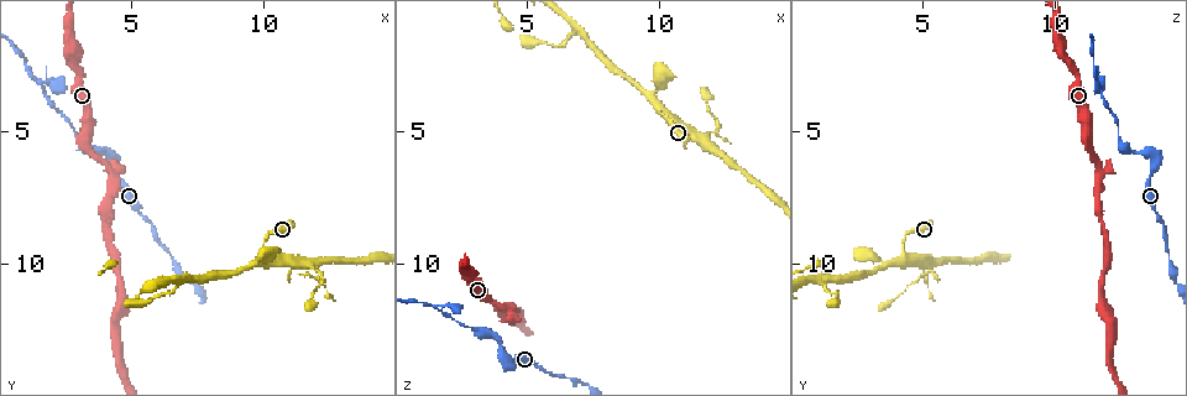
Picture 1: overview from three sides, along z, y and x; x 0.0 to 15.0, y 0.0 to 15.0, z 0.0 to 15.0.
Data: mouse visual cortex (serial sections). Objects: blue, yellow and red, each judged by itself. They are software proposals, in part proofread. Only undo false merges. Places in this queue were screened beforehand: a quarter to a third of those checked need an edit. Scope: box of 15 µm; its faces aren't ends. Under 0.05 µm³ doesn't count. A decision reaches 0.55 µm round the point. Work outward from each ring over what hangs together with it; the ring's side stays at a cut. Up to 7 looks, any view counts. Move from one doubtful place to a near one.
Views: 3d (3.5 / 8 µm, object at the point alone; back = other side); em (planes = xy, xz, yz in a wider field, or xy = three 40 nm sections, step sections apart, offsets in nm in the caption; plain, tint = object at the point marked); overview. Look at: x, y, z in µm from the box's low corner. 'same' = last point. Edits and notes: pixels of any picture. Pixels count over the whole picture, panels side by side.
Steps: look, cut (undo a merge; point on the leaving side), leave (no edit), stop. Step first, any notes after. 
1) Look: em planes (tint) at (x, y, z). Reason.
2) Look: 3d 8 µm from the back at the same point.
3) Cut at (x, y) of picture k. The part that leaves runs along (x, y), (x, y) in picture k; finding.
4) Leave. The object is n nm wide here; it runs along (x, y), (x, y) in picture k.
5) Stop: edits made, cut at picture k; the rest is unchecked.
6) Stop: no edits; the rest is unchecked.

Look: 3d 3.5 µm at (4.3, 6.5, 11.9).

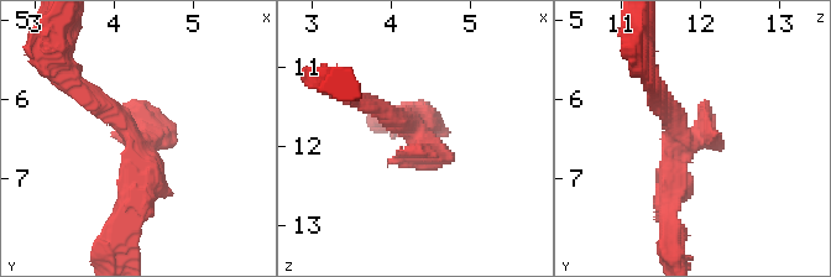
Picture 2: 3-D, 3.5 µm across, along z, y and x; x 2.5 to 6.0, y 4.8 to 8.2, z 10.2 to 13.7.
Look: em planes (tint) at (4.35, 6.50, 11.80). Shape alone is not enough.

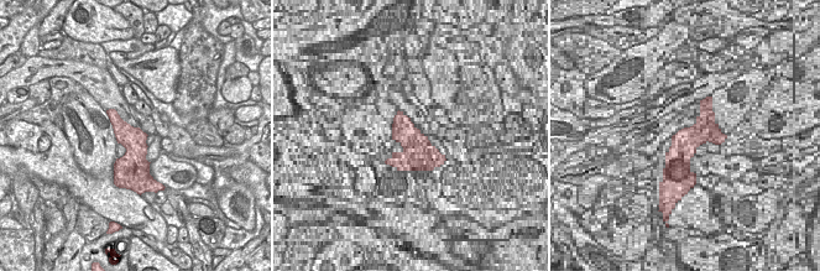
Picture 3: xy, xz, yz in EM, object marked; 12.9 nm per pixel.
Look: em xy step 1 (tint) at the same point.

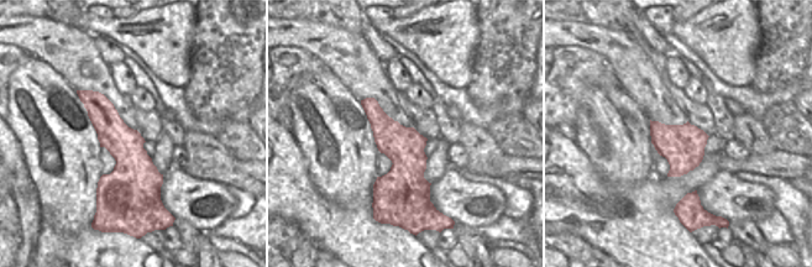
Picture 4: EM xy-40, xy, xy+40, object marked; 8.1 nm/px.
Leave. The object is 320 nm wide here; it runs along (368, 100), (399, 145), (396, 202) in picture 4; continuous, no second cell.

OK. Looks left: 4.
Look: 3d 3.5 µm at (4.3, 6.1, 13.9). Sharp bend.

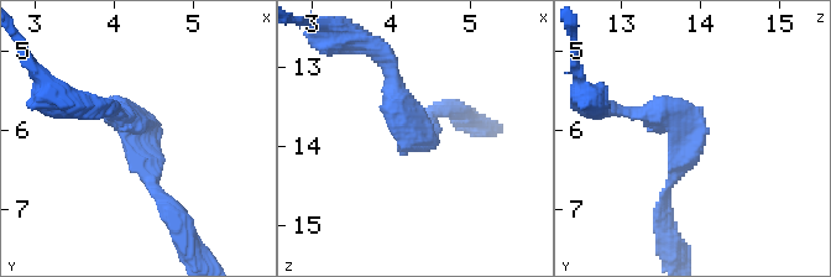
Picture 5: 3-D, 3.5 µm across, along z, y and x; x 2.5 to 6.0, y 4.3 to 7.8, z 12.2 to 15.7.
Leave. It runs along (168, 204), (137, 124), (111, 113) in picture 5; continuous, no second cell.

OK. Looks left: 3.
Look: 3d 3.5 µm at (10.1, 9.6, 4.3). Arms part here.

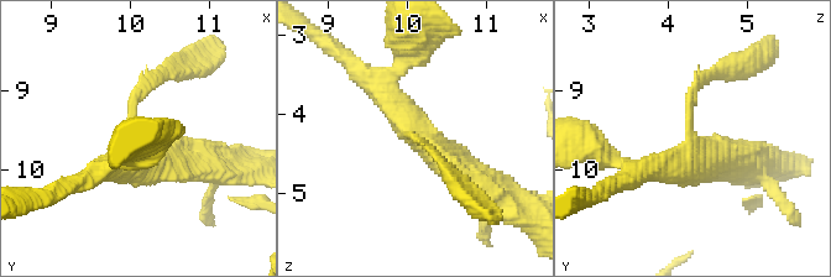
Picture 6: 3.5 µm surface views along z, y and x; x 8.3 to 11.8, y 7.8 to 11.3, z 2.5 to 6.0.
Look: em xy step 3 (tint) at (10.00, 9.65, 4.25). Need the tissue.

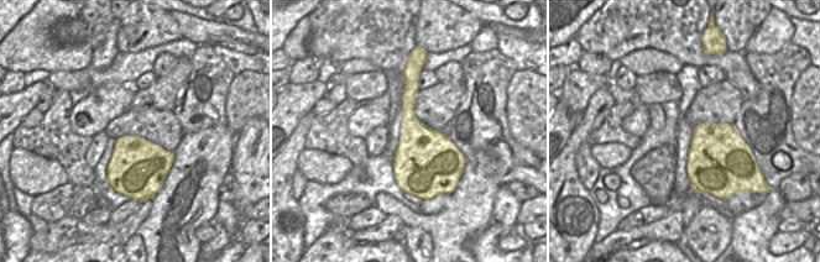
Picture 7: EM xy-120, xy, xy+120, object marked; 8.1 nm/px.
Leave. The arms are 150, 300, 400 nm wide; it runs along (711, 76), (693, 90), (683, 155), (634, 174) in picture 6; continuous, no second cell.

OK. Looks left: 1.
Stop: no edits; the rest is unchecked.

